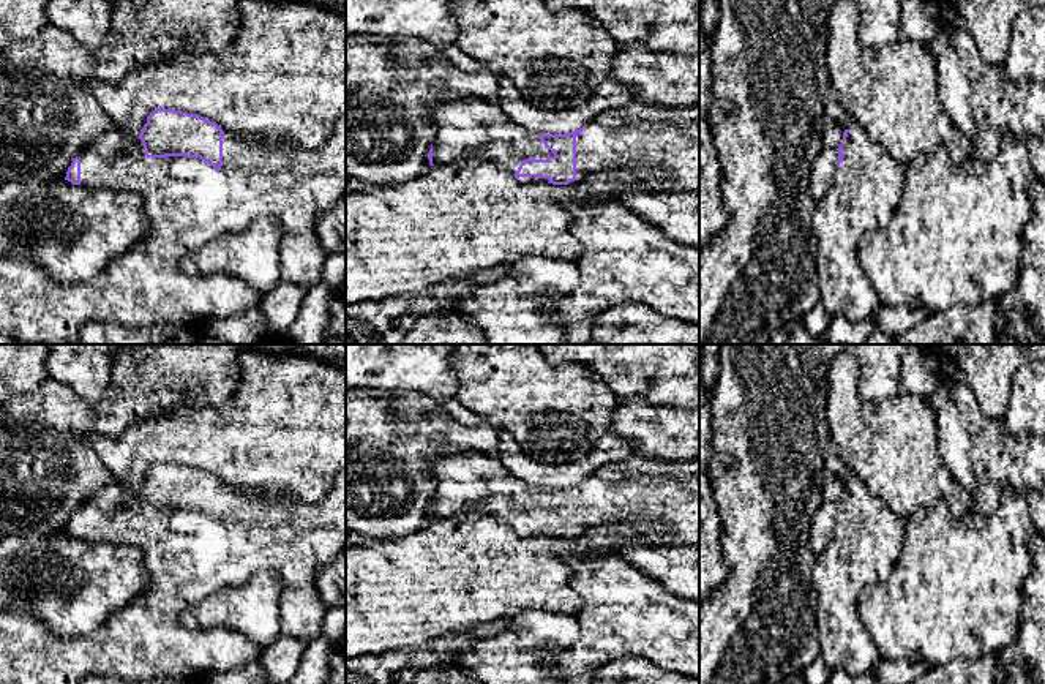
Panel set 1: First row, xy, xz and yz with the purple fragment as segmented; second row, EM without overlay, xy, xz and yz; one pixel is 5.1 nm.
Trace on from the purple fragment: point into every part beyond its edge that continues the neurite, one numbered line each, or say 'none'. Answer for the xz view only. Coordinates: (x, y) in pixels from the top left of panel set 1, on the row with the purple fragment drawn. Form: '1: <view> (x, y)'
1: xz (469, 130)

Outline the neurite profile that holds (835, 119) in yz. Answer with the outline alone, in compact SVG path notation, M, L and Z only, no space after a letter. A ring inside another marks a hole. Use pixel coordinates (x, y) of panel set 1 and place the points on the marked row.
M832 96L824 104L824 147L838 148L843 142L843 133L849 115Z

